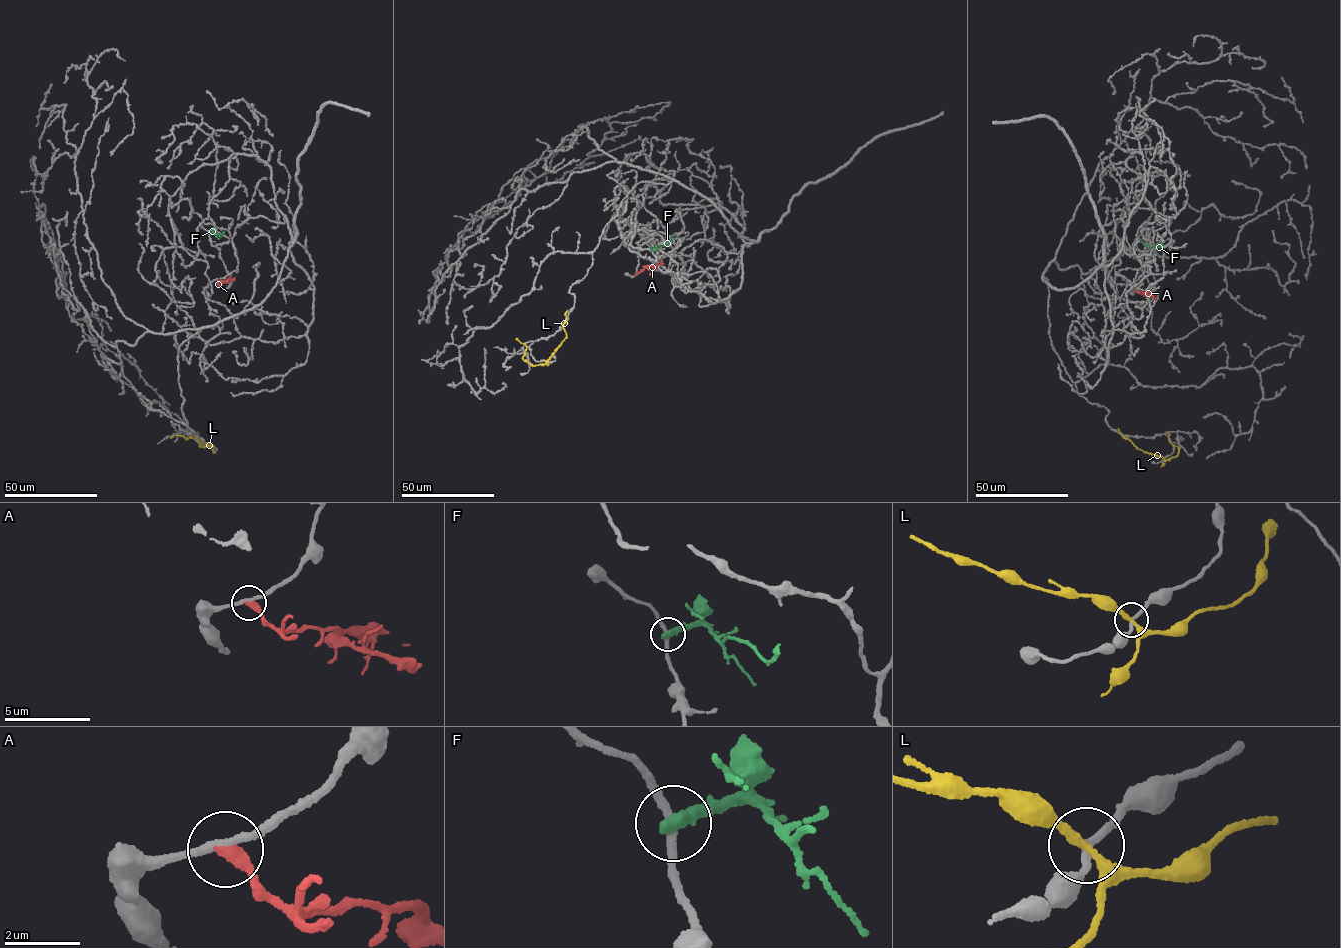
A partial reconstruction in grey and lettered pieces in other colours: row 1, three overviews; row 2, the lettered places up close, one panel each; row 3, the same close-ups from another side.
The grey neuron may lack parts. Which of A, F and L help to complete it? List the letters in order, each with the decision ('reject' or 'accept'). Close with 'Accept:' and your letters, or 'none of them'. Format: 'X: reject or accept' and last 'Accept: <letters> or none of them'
A: reject
F: reject
L: accept
Accept: L

